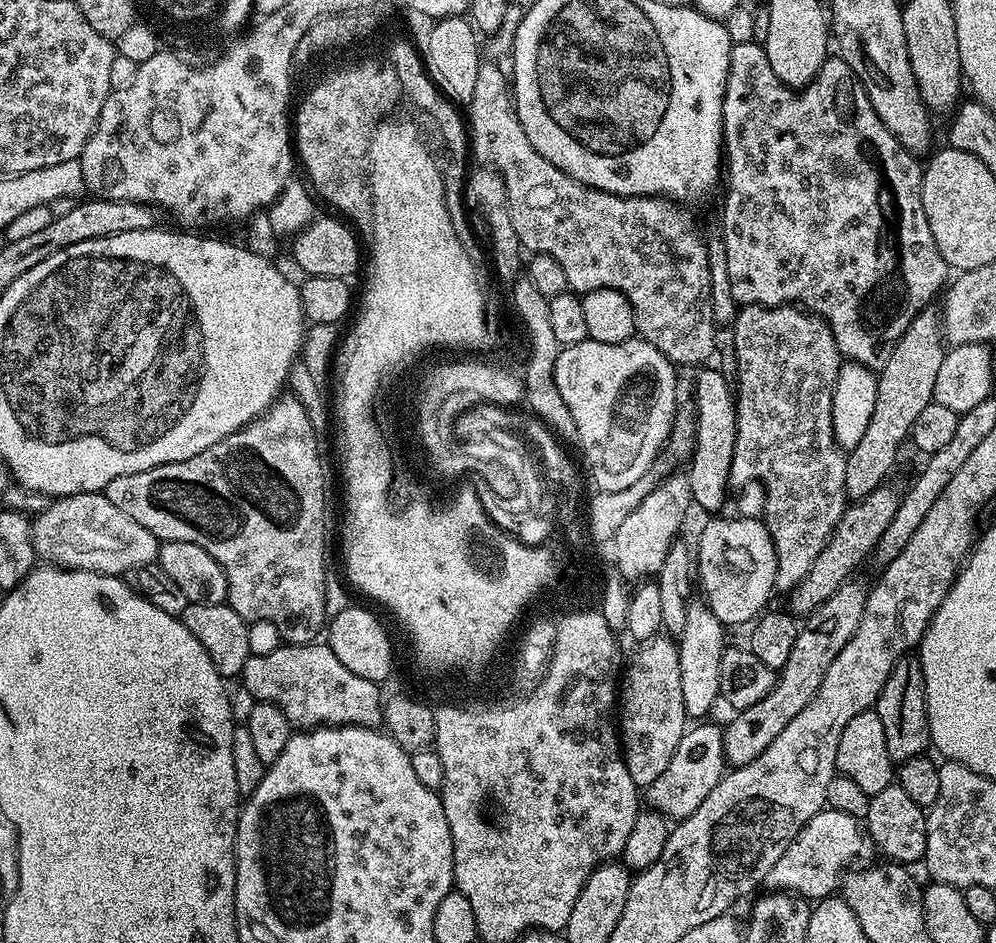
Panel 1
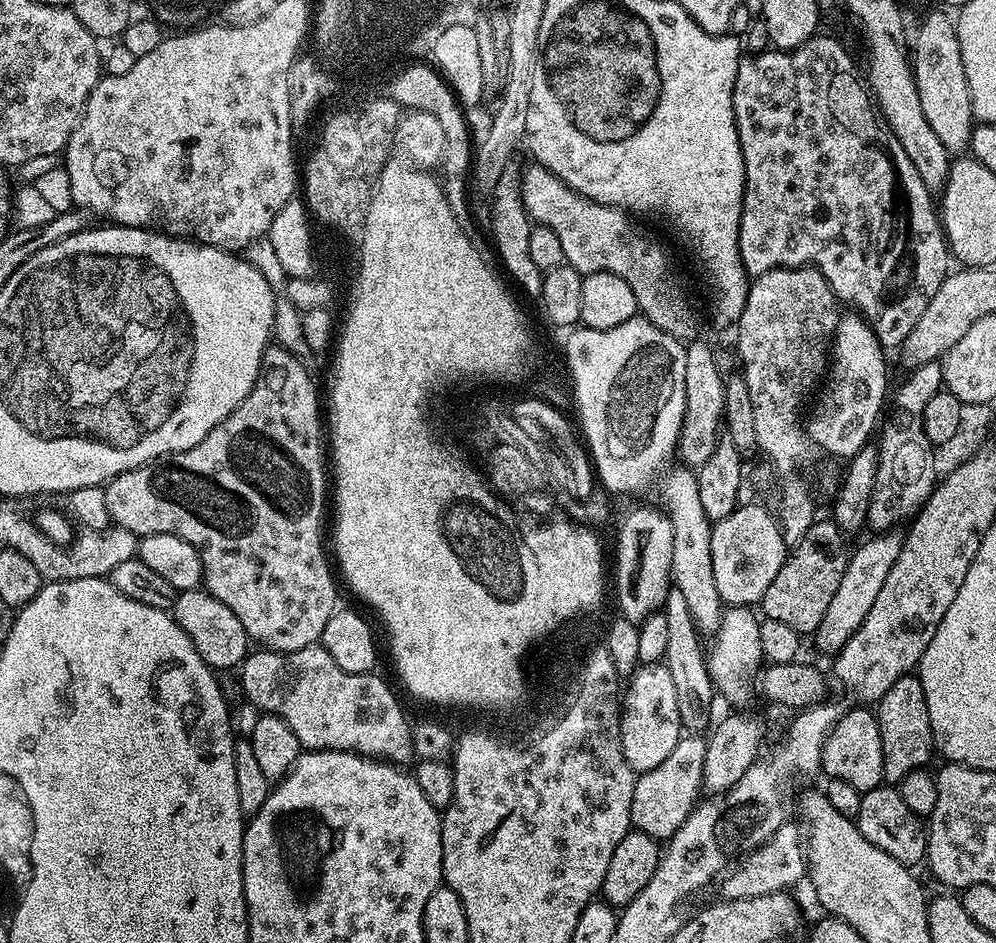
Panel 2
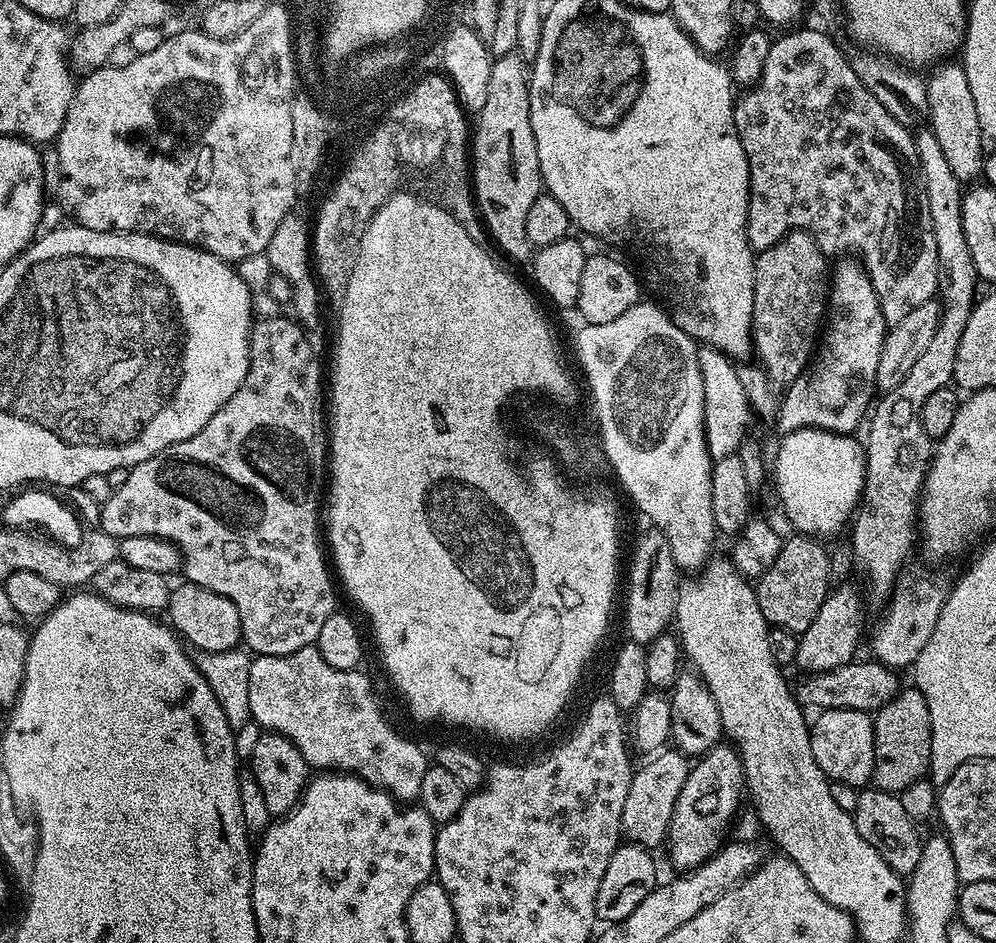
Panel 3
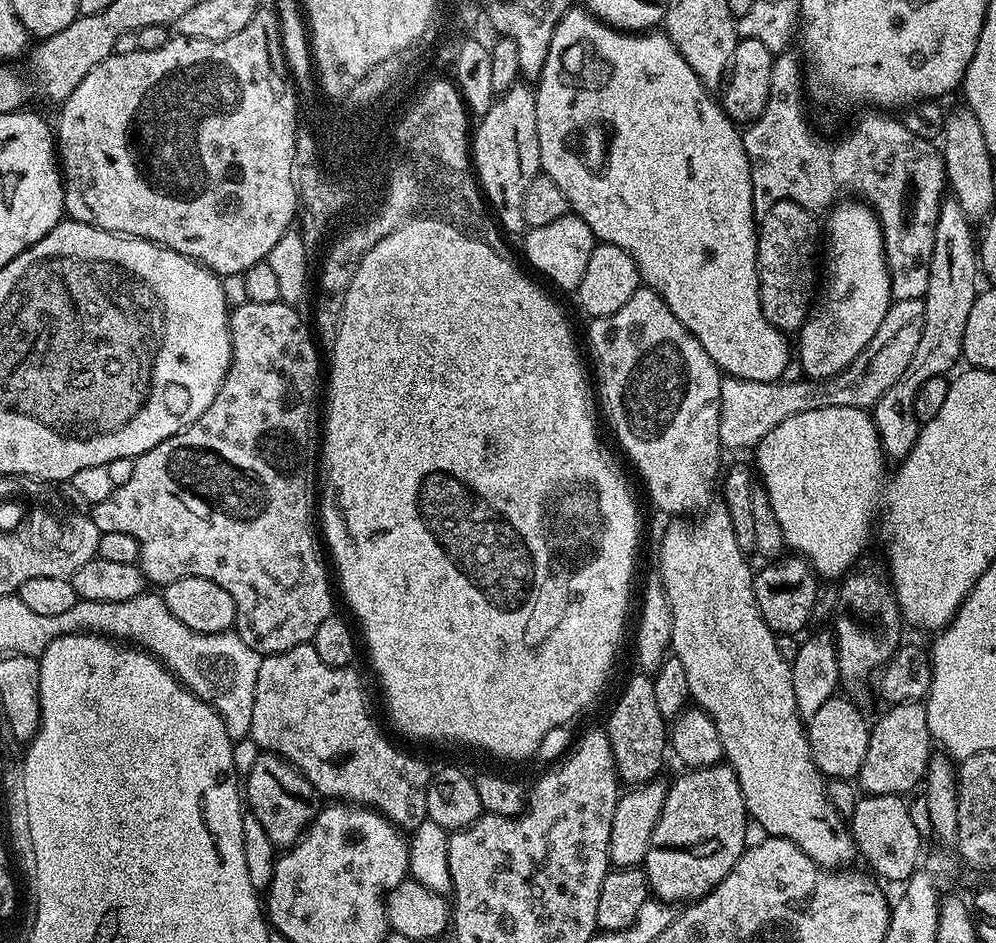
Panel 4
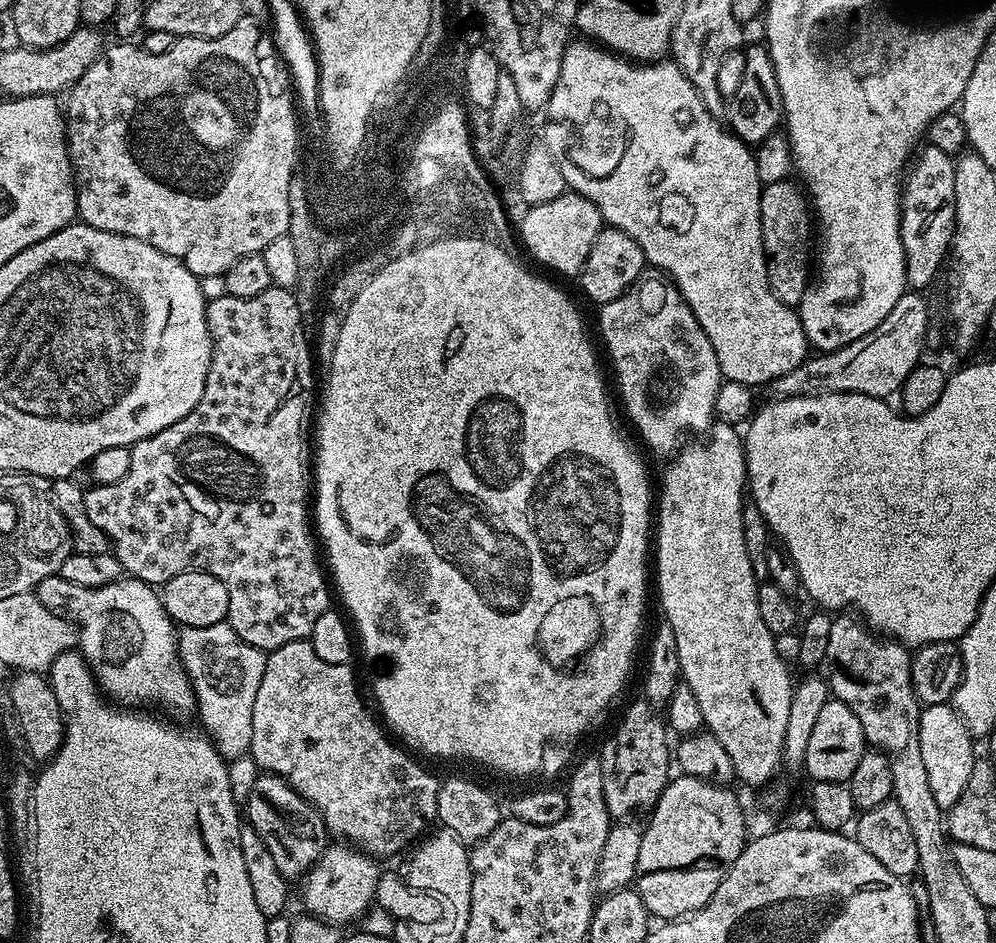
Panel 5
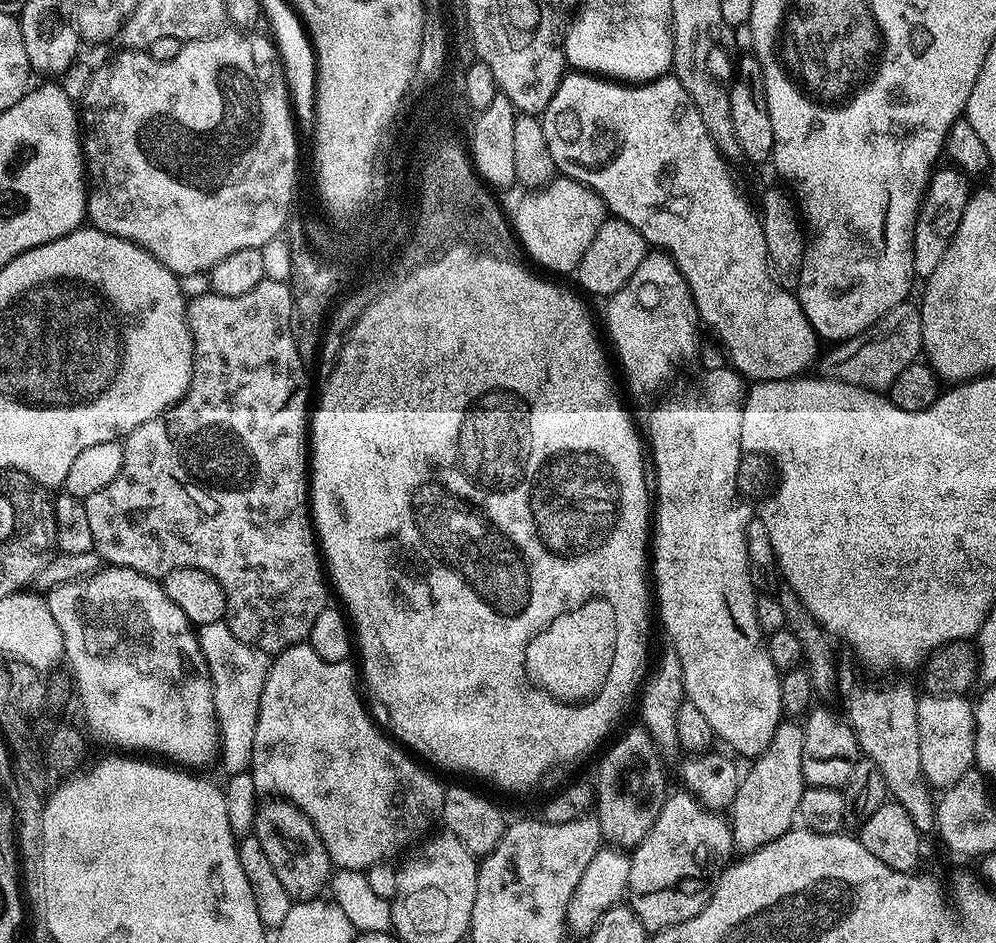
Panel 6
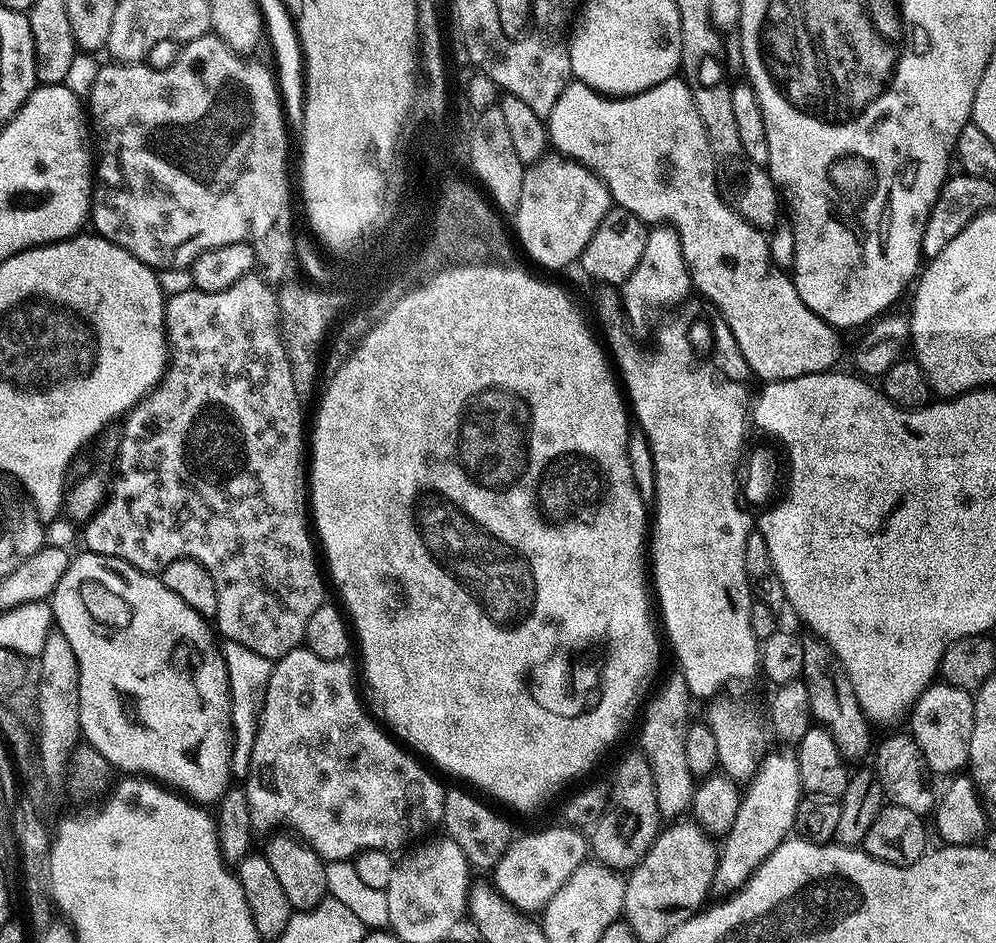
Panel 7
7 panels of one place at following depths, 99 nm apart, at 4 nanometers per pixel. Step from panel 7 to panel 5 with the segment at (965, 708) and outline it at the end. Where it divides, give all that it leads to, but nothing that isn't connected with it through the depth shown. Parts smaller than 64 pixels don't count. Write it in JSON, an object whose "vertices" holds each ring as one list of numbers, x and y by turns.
{"vertices":[[951,703,930,704,921,711,918,726,918,746,922,746,922,763,926,765,926,774,930,778,930,790,934,793,934,802,942,809,950,809,958,798,962,798,962,790,966,790,966,782,970,782,970,770,974,770,974,762,978,752,972,749,974,737,964,724,964,719,956,713]]}

